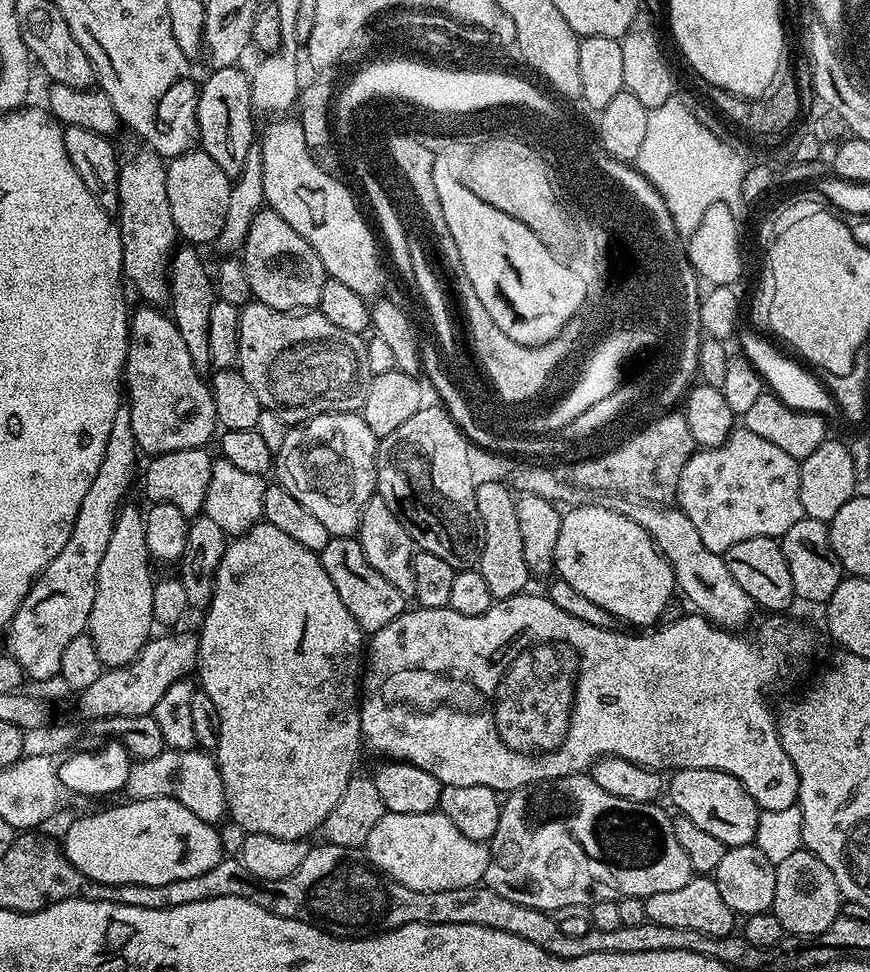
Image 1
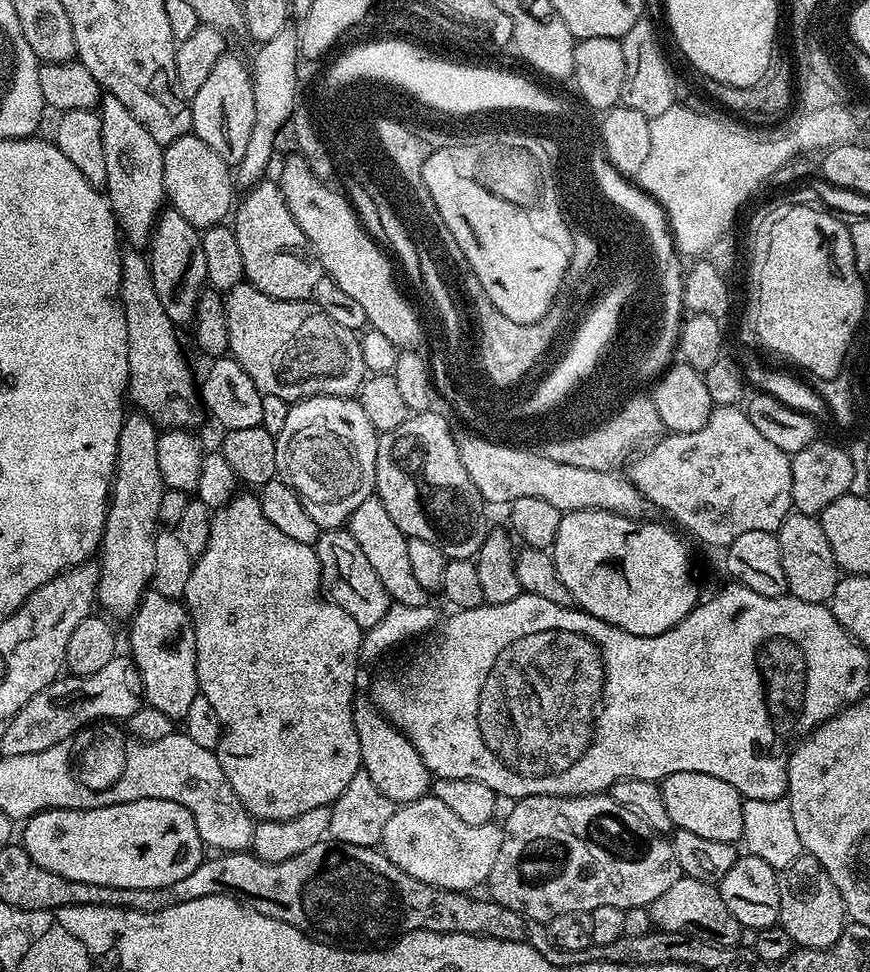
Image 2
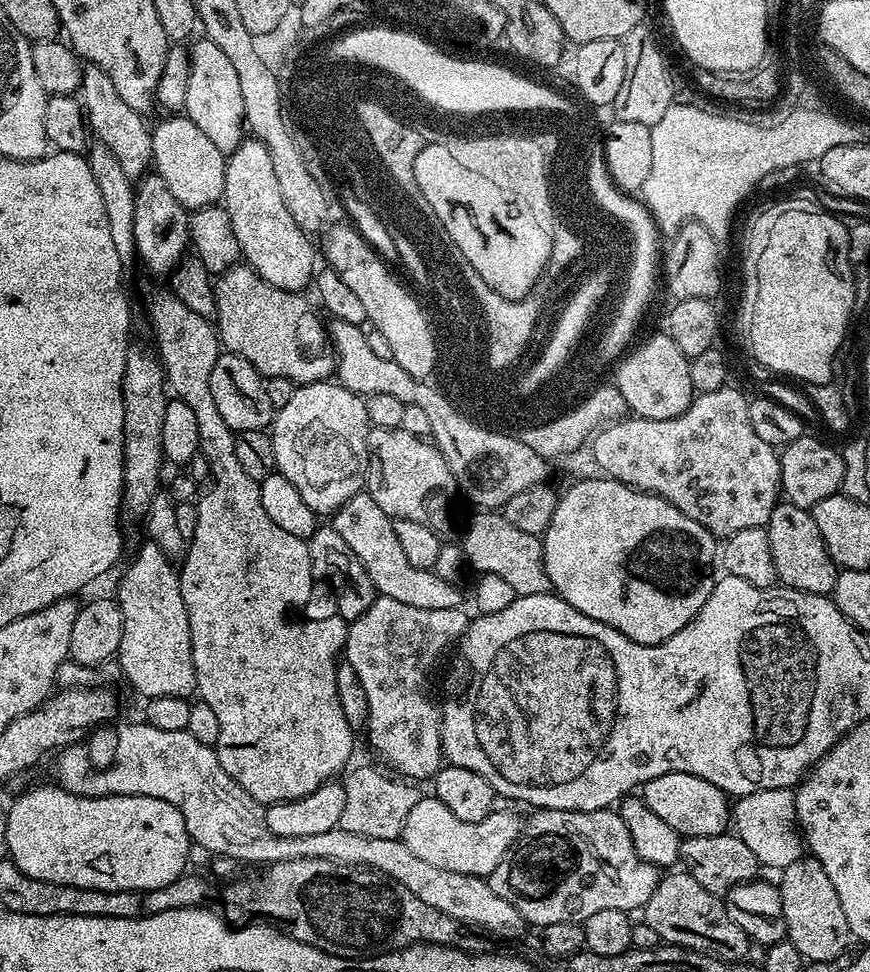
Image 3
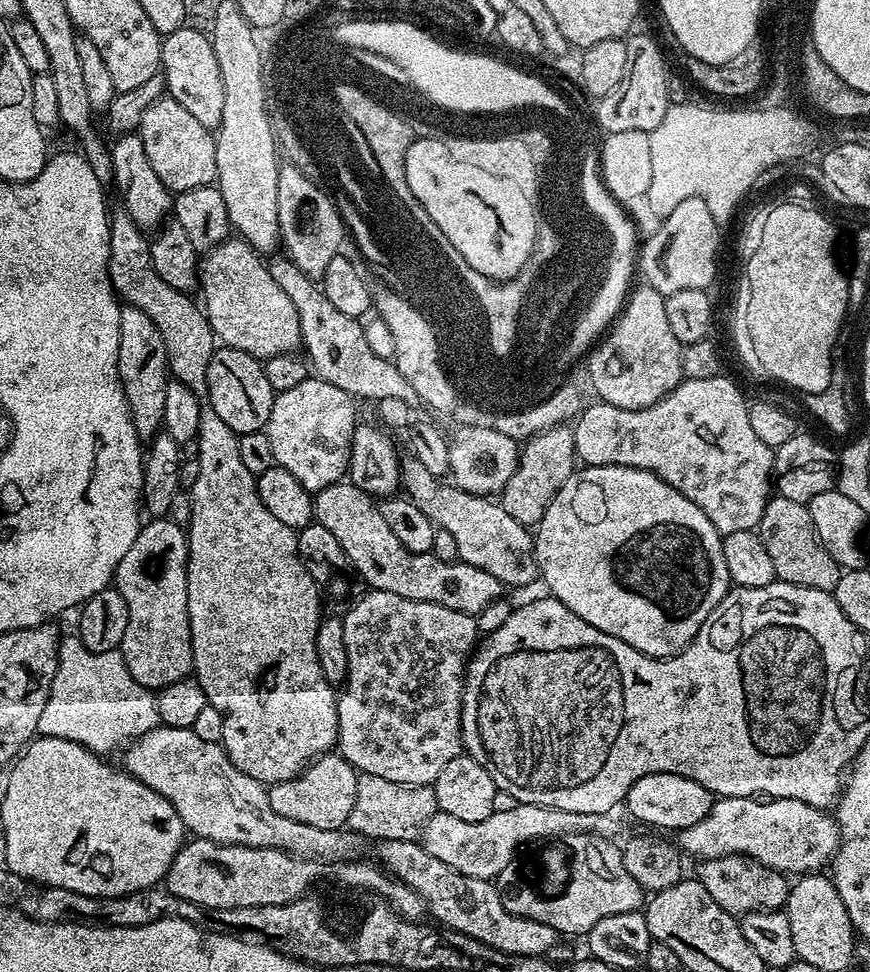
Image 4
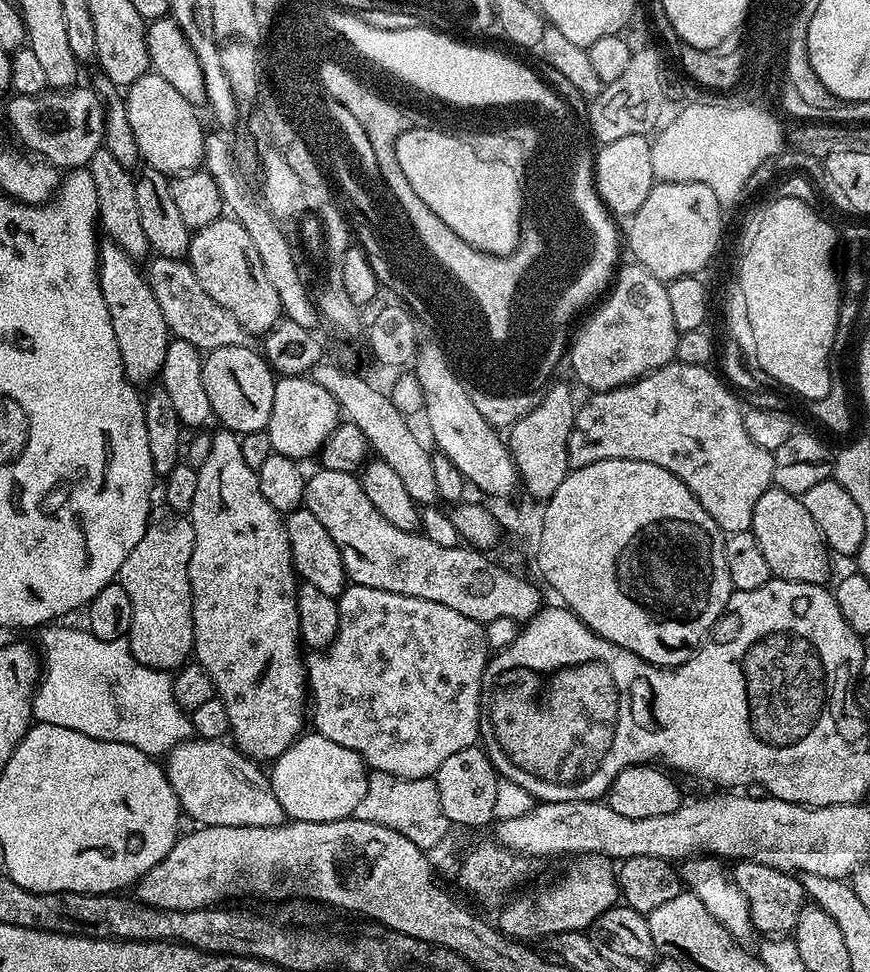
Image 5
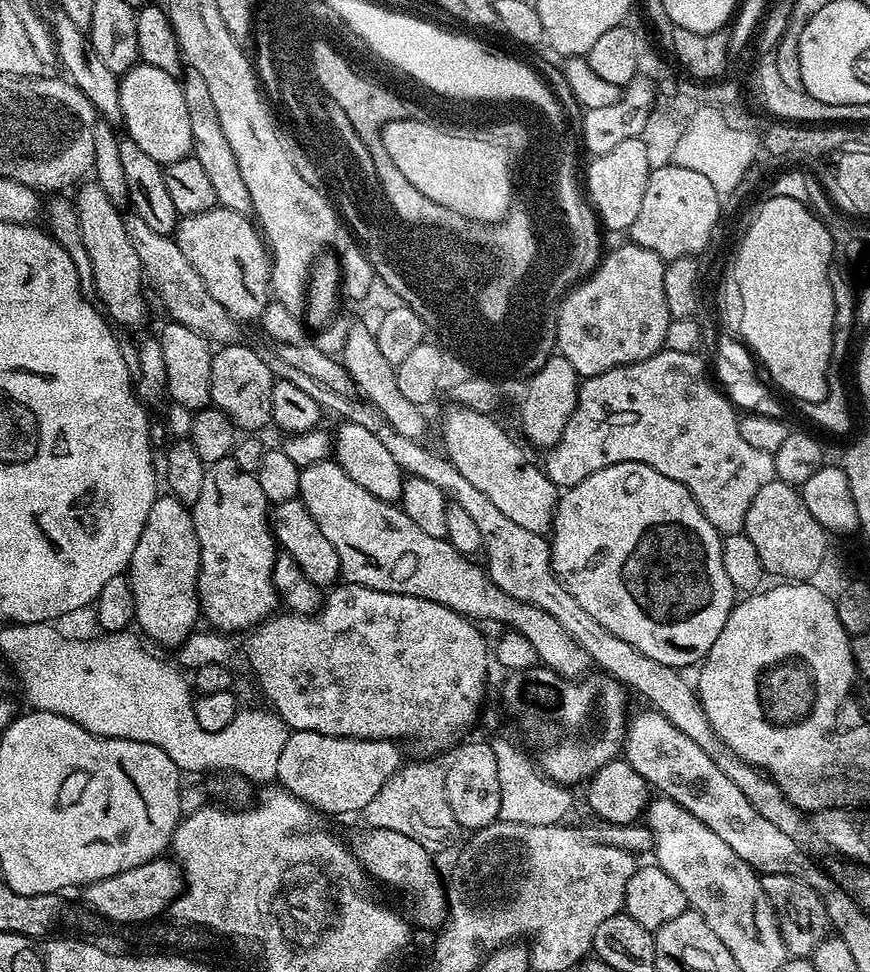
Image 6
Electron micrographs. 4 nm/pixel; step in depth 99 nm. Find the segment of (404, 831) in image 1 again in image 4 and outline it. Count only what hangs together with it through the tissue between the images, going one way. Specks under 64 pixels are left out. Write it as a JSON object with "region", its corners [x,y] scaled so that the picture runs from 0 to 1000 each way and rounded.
{"region":[[[597,825],[589,833],[566,835],[563,842],[559,842],[559,846],[530,846],[528,842],[521,842],[518,837],[502,833],[487,851],[485,867],[491,877],[499,879],[499,883],[513,887],[513,891],[537,901],[566,905],[586,886],[594,884],[599,876],[597,872],[601,868],[607,868],[610,864],[621,866],[626,862],[654,860],[661,856],[694,858],[700,855],[699,843],[698,838],[660,837],[651,833],[629,831],[622,827]]]}

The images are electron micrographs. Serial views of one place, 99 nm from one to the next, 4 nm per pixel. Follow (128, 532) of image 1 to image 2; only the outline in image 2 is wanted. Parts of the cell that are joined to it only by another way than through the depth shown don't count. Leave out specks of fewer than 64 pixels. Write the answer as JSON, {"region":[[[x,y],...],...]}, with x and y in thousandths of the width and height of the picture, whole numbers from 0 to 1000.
{"region":[[[164,422],[148,423],[136,447],[133,485],[129,488],[120,552],[114,562],[115,594],[110,615],[125,635],[134,634],[143,639],[159,628],[177,591],[177,558],[184,535],[182,521],[186,521],[186,508],[191,505],[186,486],[182,484],[183,450],[182,438]]]}

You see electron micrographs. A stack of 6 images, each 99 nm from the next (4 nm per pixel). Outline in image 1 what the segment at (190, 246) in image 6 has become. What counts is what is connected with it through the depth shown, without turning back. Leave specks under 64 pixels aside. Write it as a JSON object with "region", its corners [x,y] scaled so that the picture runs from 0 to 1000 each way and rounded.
{"region":[[[286,311],[276,318],[274,368],[271,373],[278,389],[283,389],[283,394],[292,401],[292,406],[297,408],[300,421],[314,424],[320,430],[324,430],[328,438],[347,436],[351,432],[356,432],[371,424],[414,424],[421,414],[421,401],[425,401],[425,393],[429,388],[425,377],[421,372],[421,350],[417,345],[402,344],[402,340],[393,340],[391,336],[384,335],[384,331],[378,331],[366,319],[321,321],[298,311]]]}

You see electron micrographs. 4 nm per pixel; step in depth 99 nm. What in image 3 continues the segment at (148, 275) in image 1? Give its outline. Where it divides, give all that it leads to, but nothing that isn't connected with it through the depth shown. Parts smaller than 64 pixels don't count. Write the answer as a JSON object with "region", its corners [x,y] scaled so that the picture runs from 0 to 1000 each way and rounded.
{"region":[[[98,65],[95,71],[90,99],[95,106],[105,139],[126,153],[147,181],[164,182],[175,169],[175,138],[171,129],[166,129],[167,120],[145,109],[122,72],[103,65]]]}

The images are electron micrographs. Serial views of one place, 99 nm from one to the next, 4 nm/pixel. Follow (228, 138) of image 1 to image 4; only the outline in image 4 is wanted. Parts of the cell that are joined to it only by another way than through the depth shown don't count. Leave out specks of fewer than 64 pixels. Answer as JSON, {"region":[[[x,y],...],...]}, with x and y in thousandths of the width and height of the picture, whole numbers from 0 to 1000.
{"region":[[[220,27],[200,31],[200,35],[187,38],[184,64],[192,98],[203,103],[222,121],[228,121],[232,130],[237,130],[240,134],[252,133],[255,126],[255,111],[260,109],[260,93],[257,77],[246,56],[243,40]]]}

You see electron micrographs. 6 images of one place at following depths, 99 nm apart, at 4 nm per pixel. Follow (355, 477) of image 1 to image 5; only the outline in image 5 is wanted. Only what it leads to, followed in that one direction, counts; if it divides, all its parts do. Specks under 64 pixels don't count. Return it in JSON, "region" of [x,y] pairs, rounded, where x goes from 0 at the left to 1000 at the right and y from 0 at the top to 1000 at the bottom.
{"region":[[[354,387],[321,388],[315,397],[315,418],[310,422],[310,434],[306,441],[313,464],[341,475],[349,475],[353,469],[362,470],[379,451],[392,428],[384,409],[370,401],[366,393]]]}

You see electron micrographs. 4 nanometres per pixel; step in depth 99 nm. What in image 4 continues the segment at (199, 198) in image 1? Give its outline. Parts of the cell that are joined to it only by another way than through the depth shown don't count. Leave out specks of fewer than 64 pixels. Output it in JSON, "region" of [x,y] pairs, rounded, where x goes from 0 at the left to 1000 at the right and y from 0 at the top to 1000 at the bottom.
{"region":[[[190,101],[177,105],[168,117],[163,117],[159,139],[163,142],[163,150],[168,150],[168,163],[172,163],[172,171],[186,183],[186,187],[193,197],[201,200],[223,195],[228,191],[248,189],[248,142],[247,139],[228,121],[222,121],[203,103]]]}

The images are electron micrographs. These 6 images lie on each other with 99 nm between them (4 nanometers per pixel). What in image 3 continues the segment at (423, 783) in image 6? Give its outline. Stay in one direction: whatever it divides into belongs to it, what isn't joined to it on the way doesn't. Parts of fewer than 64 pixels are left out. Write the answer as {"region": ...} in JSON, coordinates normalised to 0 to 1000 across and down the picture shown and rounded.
{"region":[[[423,786],[415,790],[405,788],[399,791],[393,802],[398,813],[398,830],[393,833],[390,851],[402,854],[402,858],[421,858],[421,862],[461,863],[467,842],[471,842],[471,833],[476,833],[485,821],[485,815],[478,812],[482,810],[477,806],[441,794]]]}

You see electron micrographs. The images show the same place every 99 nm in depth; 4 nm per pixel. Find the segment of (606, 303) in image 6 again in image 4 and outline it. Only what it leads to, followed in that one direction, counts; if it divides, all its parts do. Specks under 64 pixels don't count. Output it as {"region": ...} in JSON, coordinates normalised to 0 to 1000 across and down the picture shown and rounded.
{"region":[[[744,294],[723,299],[717,318],[708,326],[693,350],[676,363],[676,391],[695,416],[720,422],[741,420],[756,414],[782,396],[783,355],[766,328],[764,305]]]}

